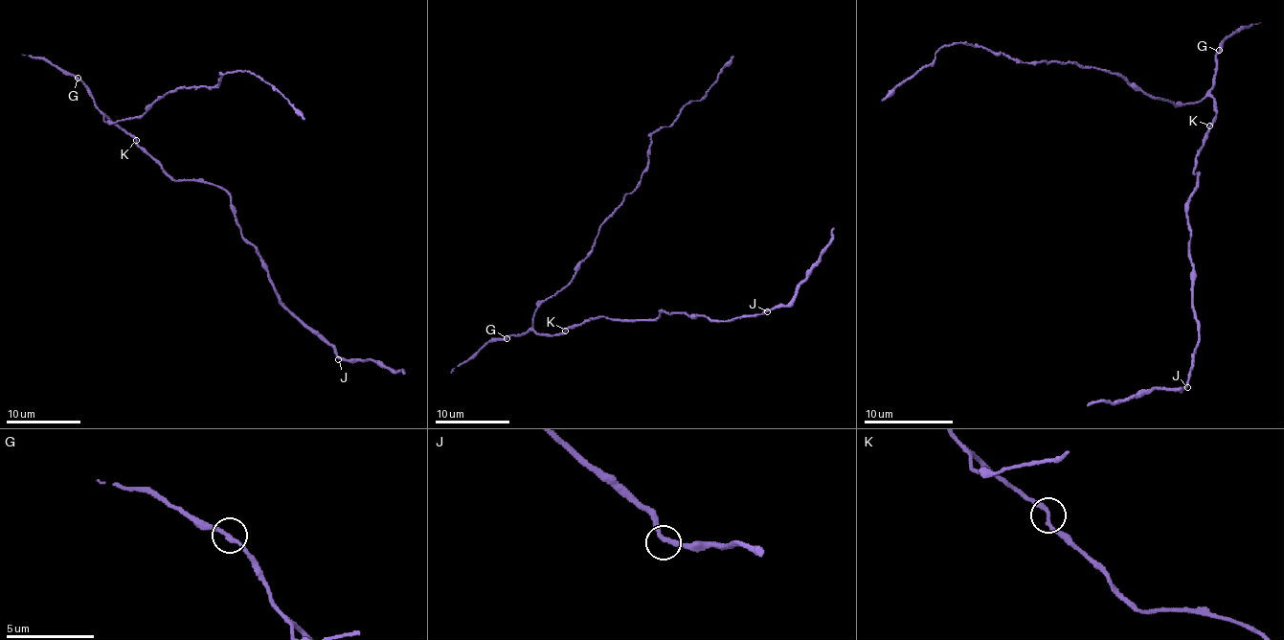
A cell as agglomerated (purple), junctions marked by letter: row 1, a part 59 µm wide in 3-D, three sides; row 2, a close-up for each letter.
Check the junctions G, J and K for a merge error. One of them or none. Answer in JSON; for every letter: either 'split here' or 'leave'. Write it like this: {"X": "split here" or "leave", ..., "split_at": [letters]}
{"G": "leave", "J": "leave", "K": "leave", "split_at": []}

